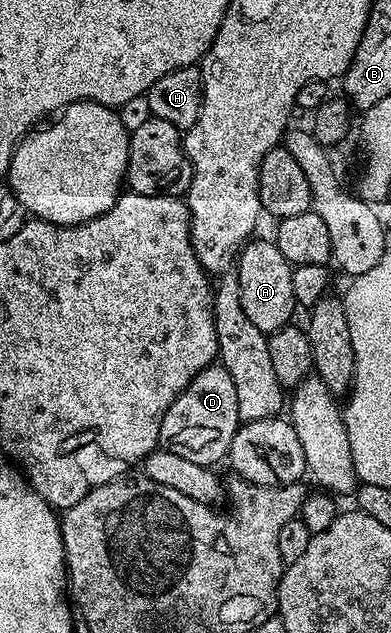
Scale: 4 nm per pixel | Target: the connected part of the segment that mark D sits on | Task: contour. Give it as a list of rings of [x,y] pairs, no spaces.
[[[221,363],[208,366],[188,387],[178,396],[176,403],[168,407],[164,419],[158,428],[158,440],[161,448],[172,451],[172,455],[180,455],[184,459],[189,459],[192,463],[200,463],[207,467],[217,466],[217,461],[227,456],[230,451],[230,444],[236,435],[239,427],[238,408],[236,407],[236,383],[232,383],[232,375]]]

